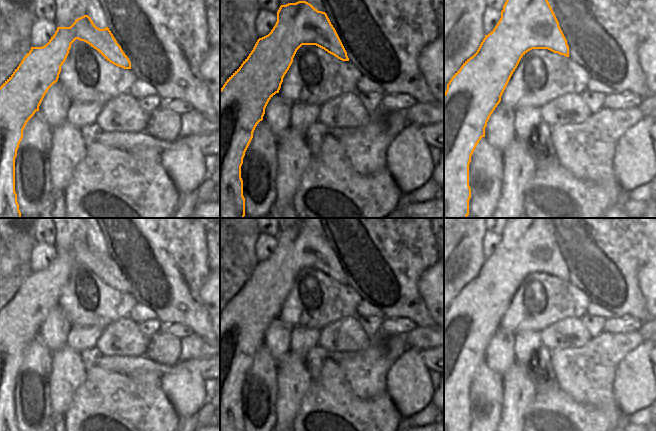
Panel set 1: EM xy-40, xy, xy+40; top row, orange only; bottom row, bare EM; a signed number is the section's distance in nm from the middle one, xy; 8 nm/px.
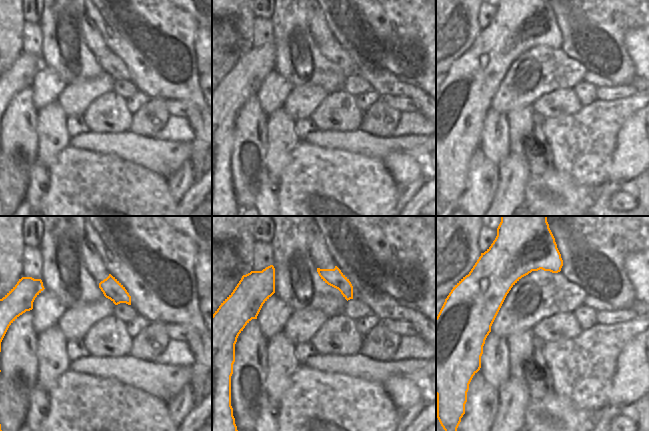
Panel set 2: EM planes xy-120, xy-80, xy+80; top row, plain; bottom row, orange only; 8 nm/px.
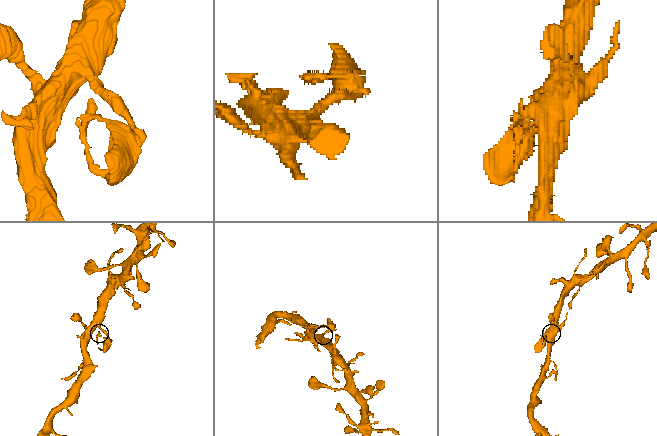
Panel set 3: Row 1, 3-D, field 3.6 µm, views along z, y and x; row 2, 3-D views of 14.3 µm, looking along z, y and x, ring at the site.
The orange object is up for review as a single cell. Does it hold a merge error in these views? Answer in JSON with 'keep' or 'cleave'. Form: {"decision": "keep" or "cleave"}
{"decision": "keep"}

